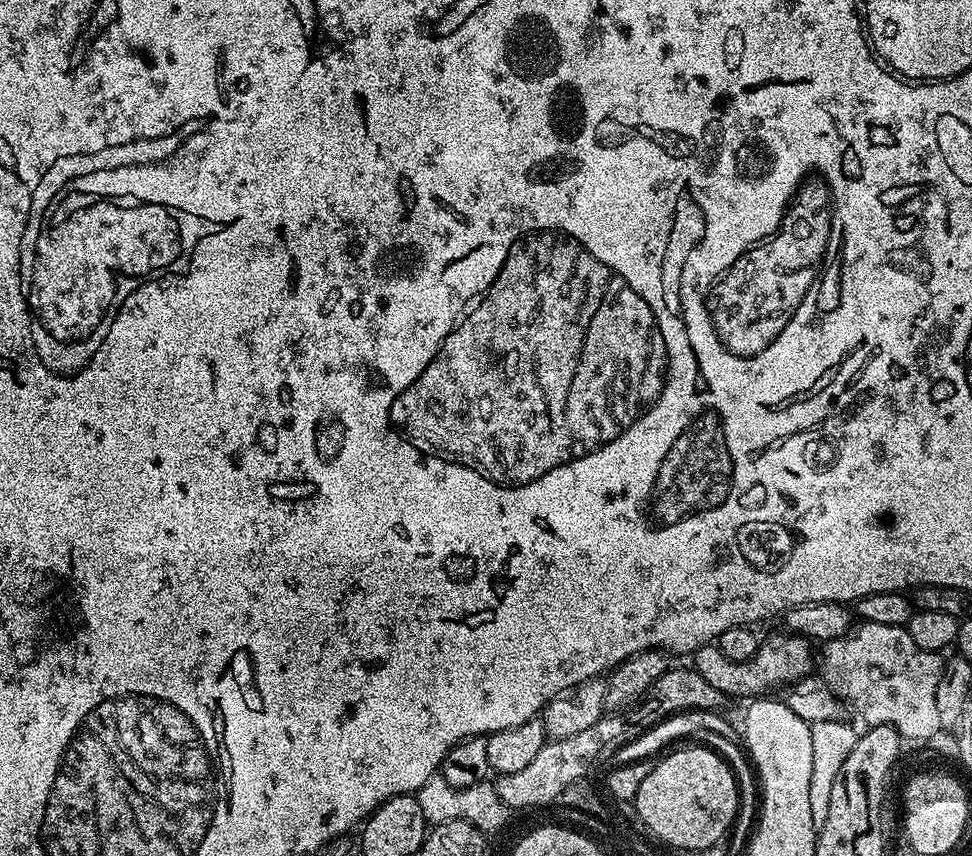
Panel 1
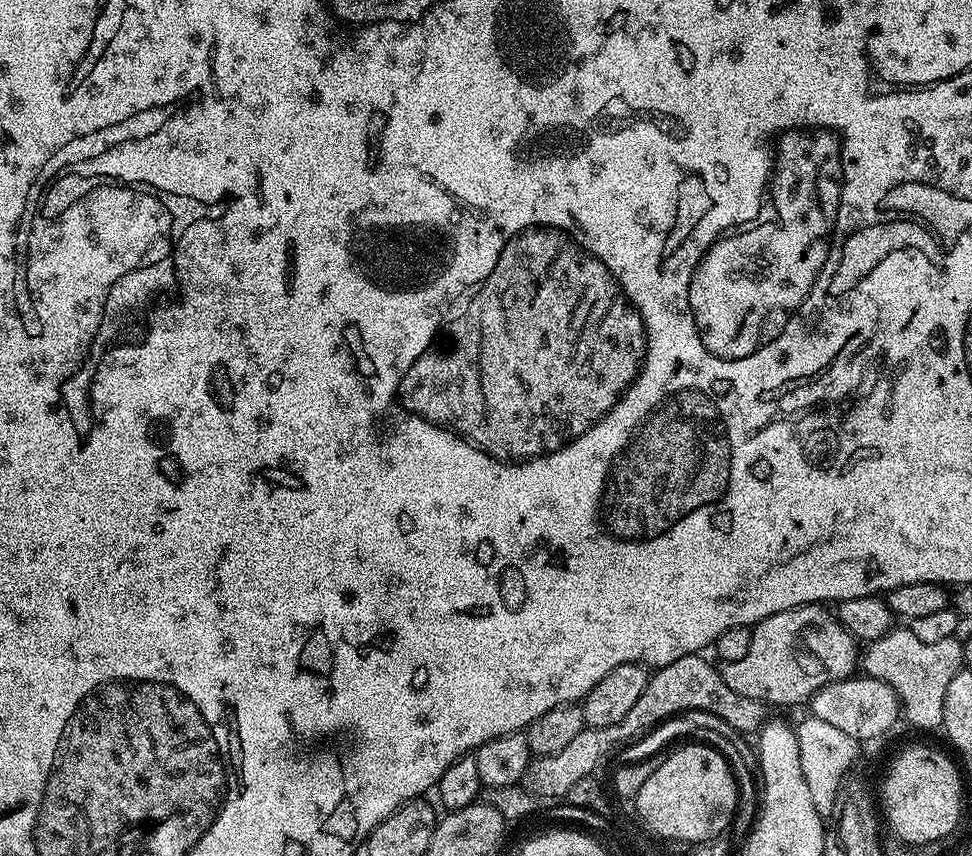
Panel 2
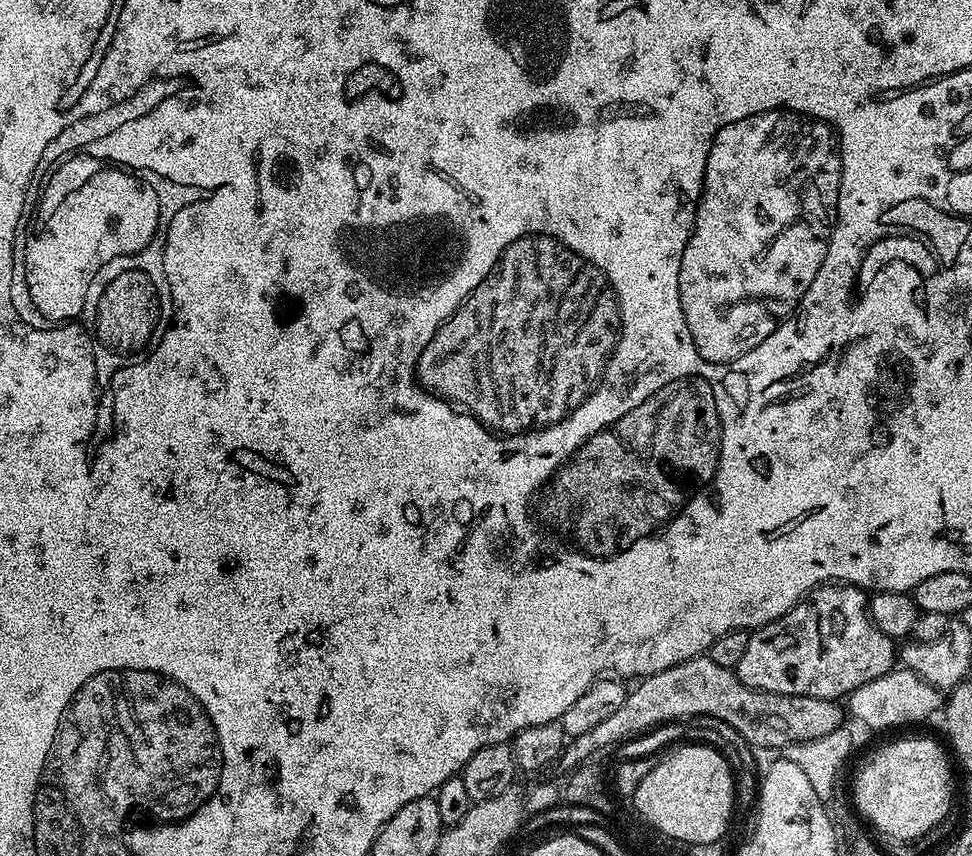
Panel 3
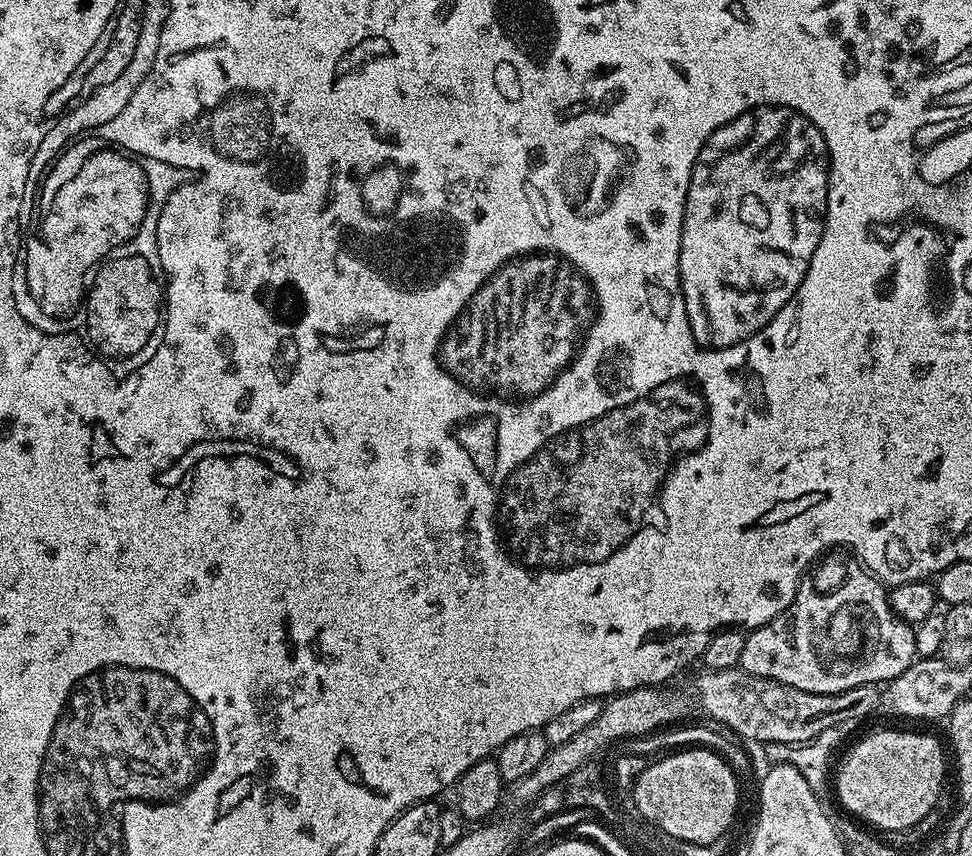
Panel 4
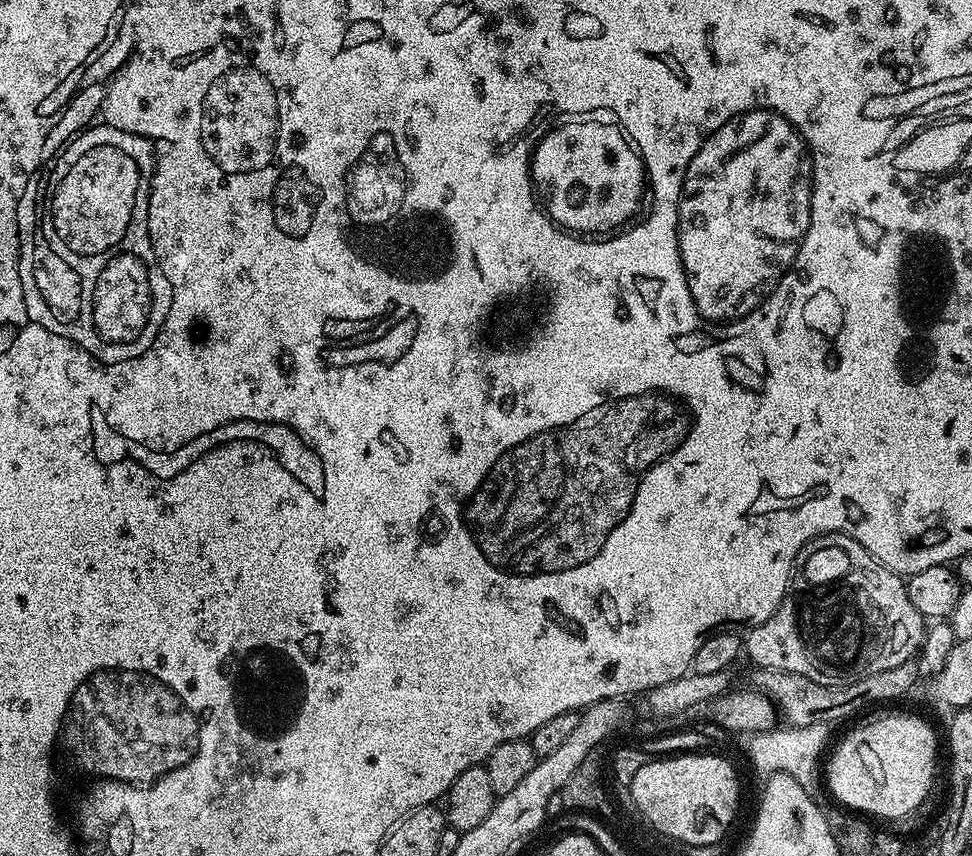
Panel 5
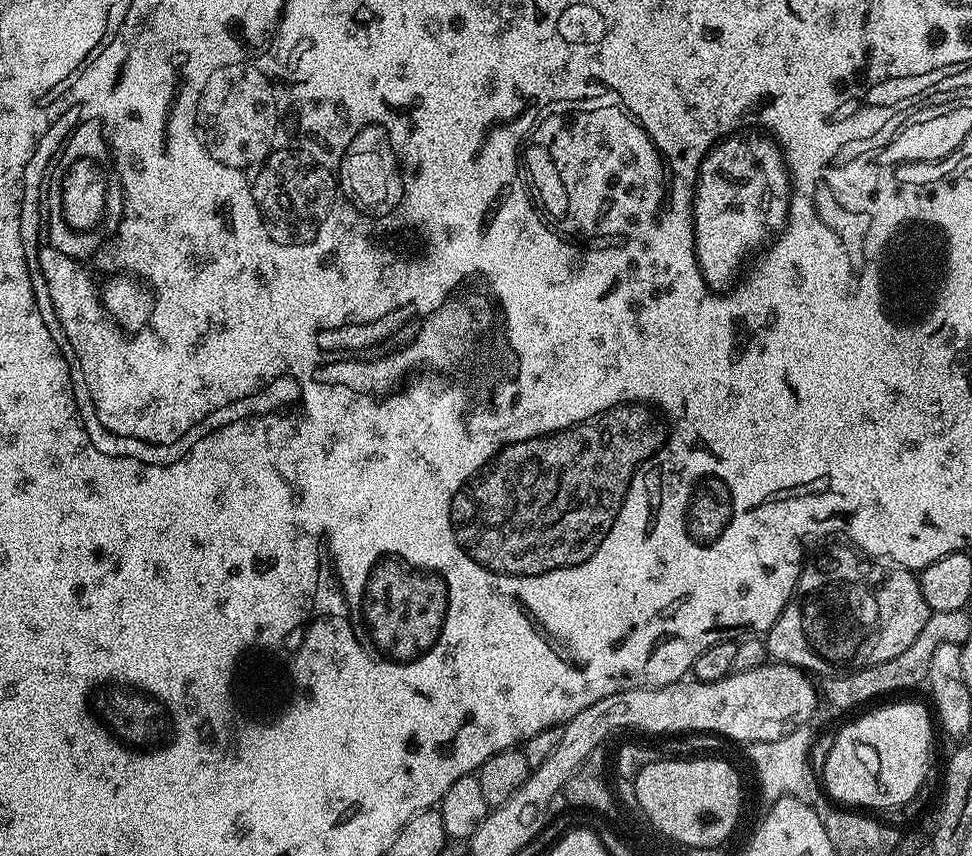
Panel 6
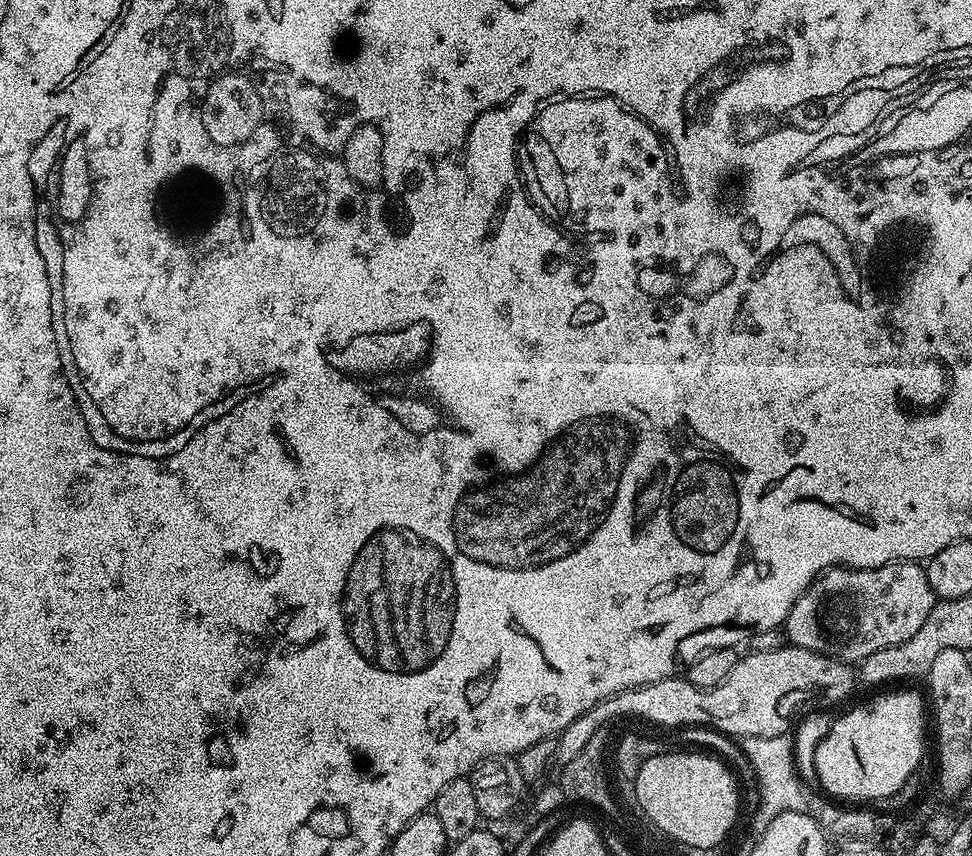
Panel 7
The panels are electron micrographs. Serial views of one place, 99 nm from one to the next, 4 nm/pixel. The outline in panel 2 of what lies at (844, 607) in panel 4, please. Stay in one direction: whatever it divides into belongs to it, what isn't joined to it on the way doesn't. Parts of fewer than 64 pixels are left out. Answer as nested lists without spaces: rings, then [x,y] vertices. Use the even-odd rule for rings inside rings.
[[[804,604],[801,608],[782,610],[778,614],[770,614],[770,618],[761,620],[752,628],[750,651],[739,662],[730,662],[720,668],[726,686],[730,686],[734,694],[742,694],[742,698],[763,700],[765,705],[773,706],[772,704],[800,704],[803,700],[804,703],[811,701],[812,695],[822,686],[849,679],[857,671],[858,661],[862,656],[861,649],[856,637],[839,623],[831,611],[827,612],[824,608],[827,607],[820,604]]]

